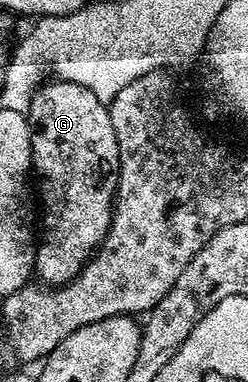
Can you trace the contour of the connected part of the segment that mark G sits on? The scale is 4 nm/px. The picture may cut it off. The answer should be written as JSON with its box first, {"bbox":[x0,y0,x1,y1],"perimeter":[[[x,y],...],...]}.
{"bbox":[26,78,119,286],"perimeter":[[[58,78],[52,79],[50,82],[44,83],[42,87],[35,93],[35,97],[31,99],[31,105],[26,112],[27,124],[31,127],[31,162],[33,165],[34,175],[43,179],[43,188],[47,193],[43,196],[43,216],[41,212],[41,239],[38,241],[35,249],[35,271],[34,275],[38,277],[44,285],[62,286],[71,283],[83,268],[86,267],[87,261],[95,255],[103,239],[107,236],[107,231],[111,225],[111,213],[115,207],[115,187],[119,181],[119,147],[117,146],[117,134],[113,130],[113,122],[111,121],[111,113],[108,105],[97,98],[97,94],[93,94],[93,90],[85,90],[85,86],[77,86],[68,80]]]}

